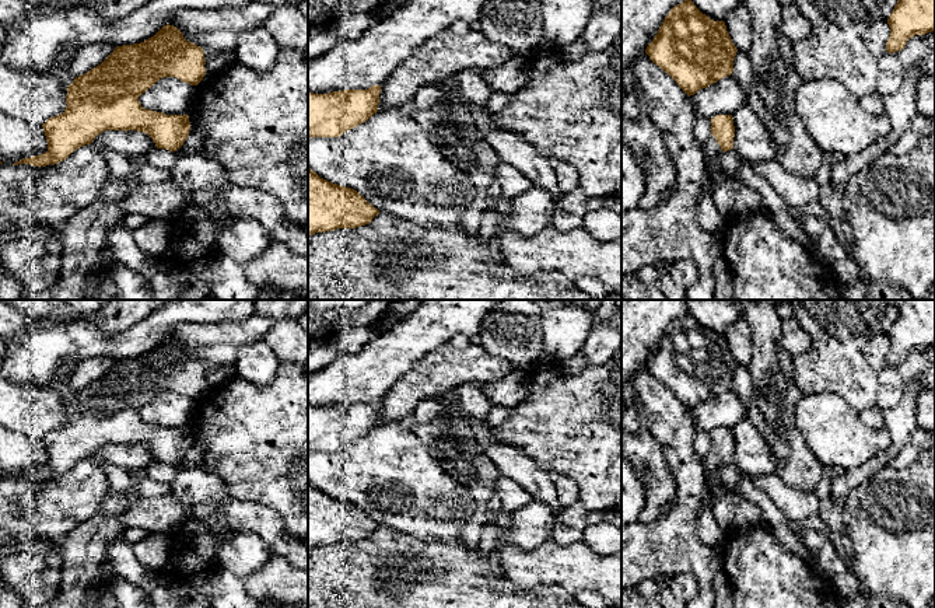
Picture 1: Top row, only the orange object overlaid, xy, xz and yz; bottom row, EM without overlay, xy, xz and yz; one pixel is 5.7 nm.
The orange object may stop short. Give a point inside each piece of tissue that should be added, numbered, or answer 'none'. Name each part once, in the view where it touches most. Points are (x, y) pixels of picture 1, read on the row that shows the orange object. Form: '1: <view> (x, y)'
1: yz (711, 150)

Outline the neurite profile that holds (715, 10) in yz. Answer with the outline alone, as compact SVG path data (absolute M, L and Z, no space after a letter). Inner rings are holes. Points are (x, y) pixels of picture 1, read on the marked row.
M691 0L694 6L714 21L724 21L725 14L740 4L740 0Z

